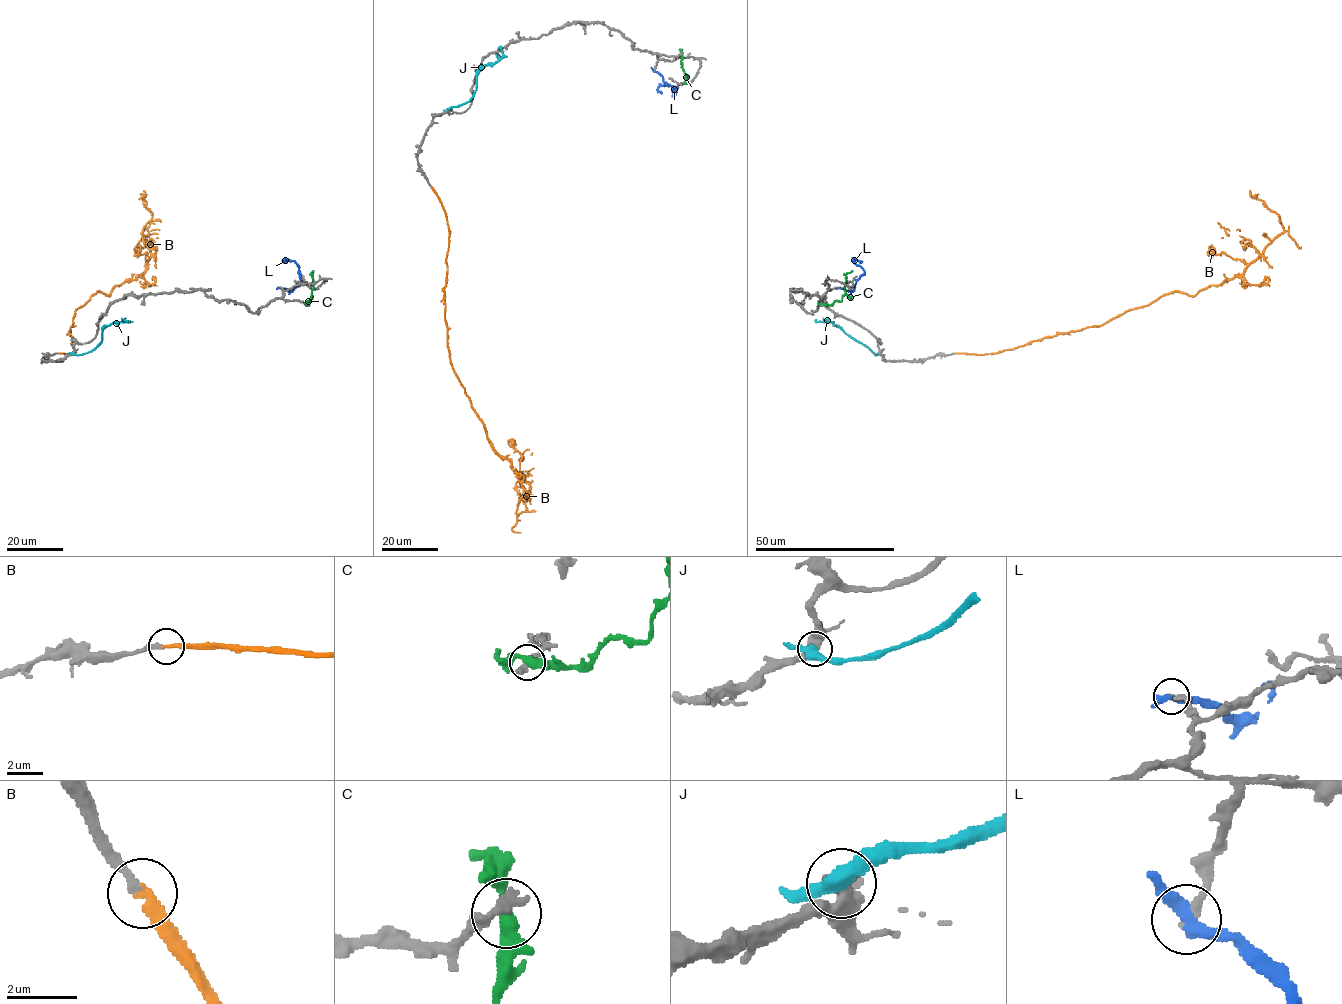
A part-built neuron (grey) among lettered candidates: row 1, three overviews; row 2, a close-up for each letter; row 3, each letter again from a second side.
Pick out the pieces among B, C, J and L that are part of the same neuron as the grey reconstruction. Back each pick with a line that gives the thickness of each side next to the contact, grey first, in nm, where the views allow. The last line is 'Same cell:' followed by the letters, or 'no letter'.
B: 240/280 nm
Same cell: B

